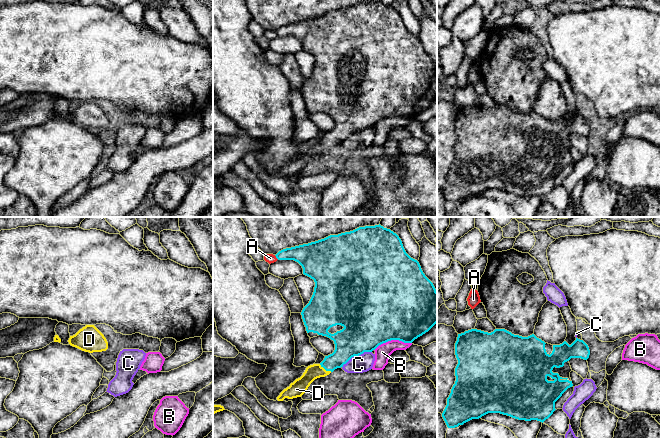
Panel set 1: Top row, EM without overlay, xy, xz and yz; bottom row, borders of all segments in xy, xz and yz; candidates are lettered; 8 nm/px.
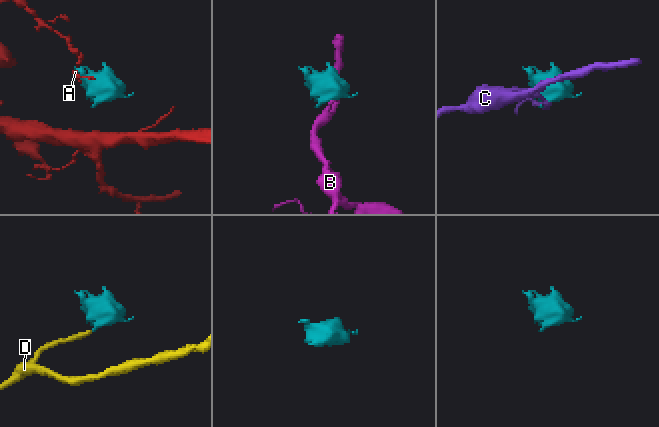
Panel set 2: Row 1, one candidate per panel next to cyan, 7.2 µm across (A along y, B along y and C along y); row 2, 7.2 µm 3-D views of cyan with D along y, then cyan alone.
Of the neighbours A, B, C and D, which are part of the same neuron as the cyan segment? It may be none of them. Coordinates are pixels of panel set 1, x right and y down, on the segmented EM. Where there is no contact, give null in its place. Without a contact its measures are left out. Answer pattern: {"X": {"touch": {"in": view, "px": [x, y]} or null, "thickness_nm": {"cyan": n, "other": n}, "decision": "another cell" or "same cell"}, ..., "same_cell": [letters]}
{"A": {"touch": {"in": "xz", "px": [276, 257]}, "thickness_nm": {"cyan": 190, "other": 80}, "decision": "another cell"}, "B": {"touch": {"in": "xz", "px": [392, 339]}, "thickness_nm": {"cyan": 500, "other": 120}, "decision": "another cell"}, "C": {"touch": {"in": "xz", "px": [356, 355]}, "thickness_nm": {"cyan": 360, "other": 140}, "decision": "another cell"}, "D": {"touch": {"in": "xz", "px": [325, 369]}, "thickness_nm": {"cyan": 190, "other": 120}, "decision": "same cell"}, "same_cell": ["D"]}

